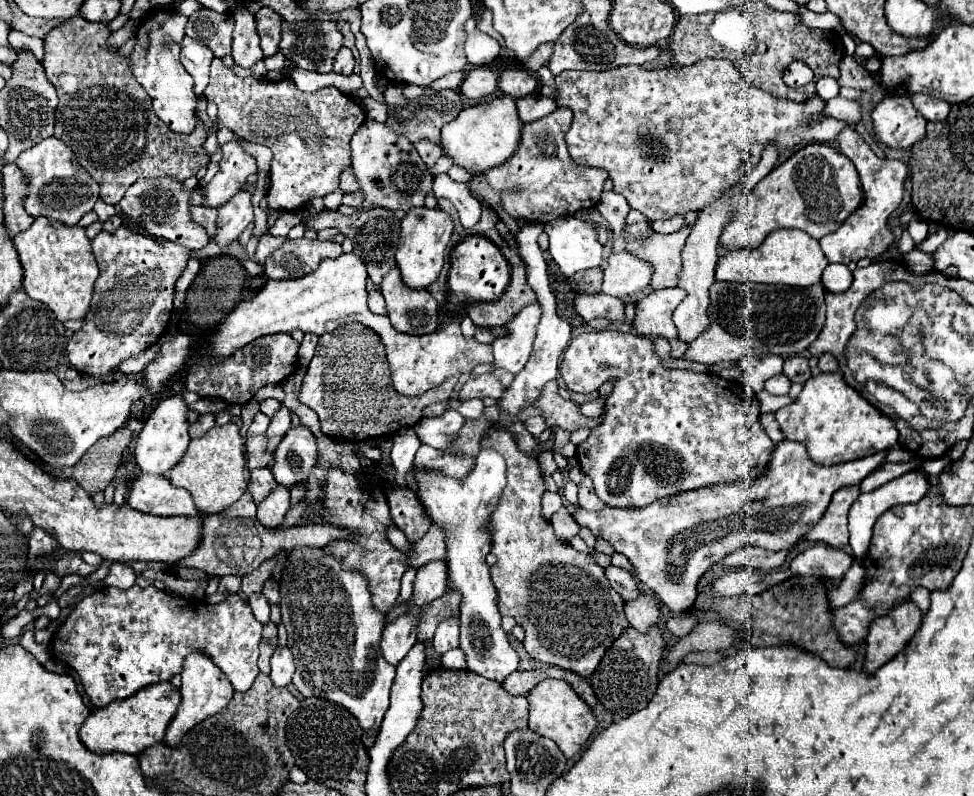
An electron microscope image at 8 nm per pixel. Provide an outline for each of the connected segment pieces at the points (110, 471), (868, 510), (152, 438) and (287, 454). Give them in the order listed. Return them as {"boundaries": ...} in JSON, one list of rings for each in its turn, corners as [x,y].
{"boundaries":[[[[123,426],[111,436],[105,436],[99,442],[95,442],[75,466],[61,468],[61,470],[51,468],[49,474],[53,478],[75,480],[91,496],[103,492],[109,486],[109,482],[115,478],[115,472],[121,464],[123,450],[129,446],[131,436],[133,432]]],[[[913,470],[913,472],[907,472],[887,484],[883,484],[881,488],[873,490],[871,494],[861,494],[855,504],[851,506],[849,510],[849,532],[851,532],[851,548],[855,552],[857,558],[863,558],[869,550],[869,542],[871,542],[871,534],[873,534],[873,524],[877,522],[877,518],[889,510],[891,506],[897,506],[897,504],[909,504],[909,502],[915,502],[915,500],[921,500],[925,496],[925,492],[929,490],[929,478],[925,472],[921,470]]],[[[171,396],[159,402],[159,406],[153,410],[153,414],[149,416],[149,420],[145,422],[137,444],[135,444],[135,460],[137,466],[143,472],[151,472],[151,474],[167,474],[185,454],[187,444],[189,444],[189,434],[187,434],[187,404],[181,396]]],[[[305,426],[289,428],[275,450],[275,458],[277,462],[271,470],[281,486],[291,490],[297,484],[307,484],[319,458],[315,436]]]]}

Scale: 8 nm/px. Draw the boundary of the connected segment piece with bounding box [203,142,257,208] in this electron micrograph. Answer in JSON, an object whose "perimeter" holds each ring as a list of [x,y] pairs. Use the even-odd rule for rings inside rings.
{"perimeter":[[[237,142],[223,144],[223,160],[219,162],[219,172],[203,188],[203,206],[223,206],[229,202],[229,198],[233,198],[233,194],[239,192],[247,176],[255,172],[257,166],[253,156],[249,156]]]}

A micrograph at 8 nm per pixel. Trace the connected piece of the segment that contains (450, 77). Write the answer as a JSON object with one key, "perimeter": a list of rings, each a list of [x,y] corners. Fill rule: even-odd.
{"perimeter":[[[462,71],[454,72],[448,74],[445,78],[441,78],[441,80],[437,80],[437,82],[431,82],[429,88],[433,88],[433,90],[456,90],[462,84],[463,80],[464,73]]]}

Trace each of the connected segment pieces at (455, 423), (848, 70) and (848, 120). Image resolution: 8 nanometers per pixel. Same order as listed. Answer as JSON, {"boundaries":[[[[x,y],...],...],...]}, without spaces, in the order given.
{"boundaries":[[[[449,410],[439,418],[423,418],[423,420],[419,420],[413,426],[413,430],[415,430],[415,434],[419,436],[419,440],[423,444],[445,450],[455,442],[463,422],[465,422],[465,418],[459,412]]],[[[843,58],[841,66],[839,66],[839,86],[849,86],[849,88],[857,88],[857,90],[871,90],[875,86],[875,80],[871,78],[871,74],[855,60],[855,58]]],[[[835,96],[825,102],[825,108],[821,110],[821,114],[815,114],[813,120],[823,120],[823,116],[827,116],[827,118],[833,116],[833,118],[845,122],[847,126],[851,126],[851,124],[857,126],[861,122],[861,102]]]]}

